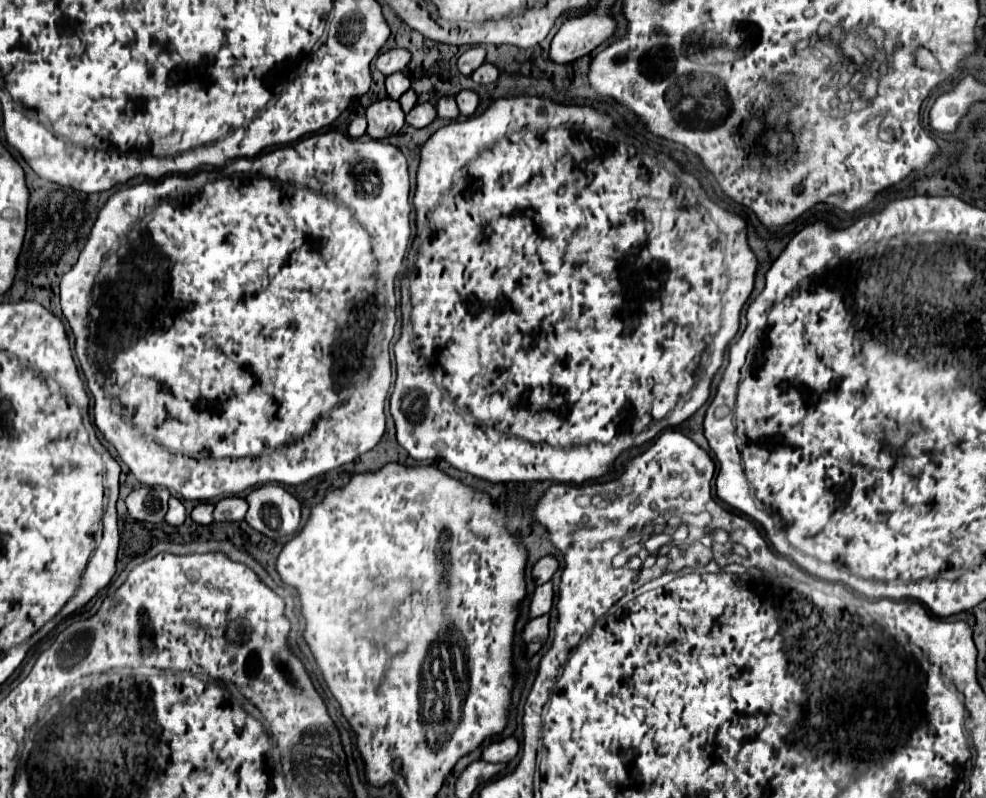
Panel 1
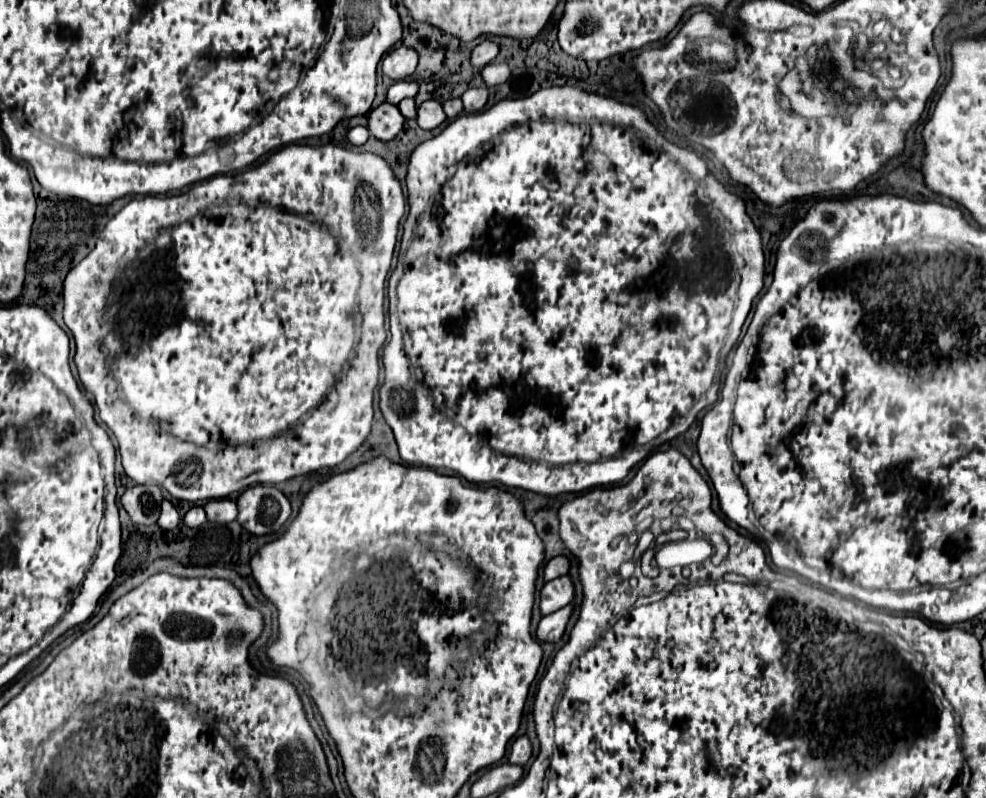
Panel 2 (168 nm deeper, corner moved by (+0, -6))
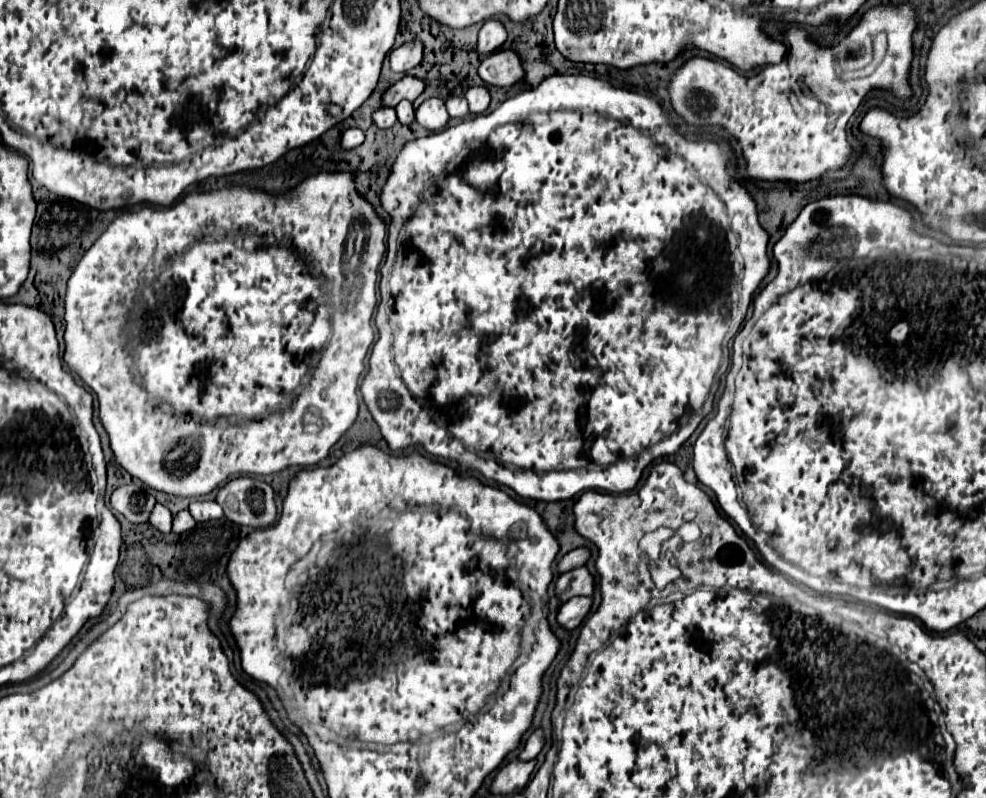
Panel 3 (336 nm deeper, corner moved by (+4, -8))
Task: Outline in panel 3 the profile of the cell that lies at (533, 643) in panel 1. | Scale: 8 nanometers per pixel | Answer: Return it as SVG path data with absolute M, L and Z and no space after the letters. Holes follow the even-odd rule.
M573 597L559 607L555 621L563 629L575 629L587 615L589 607L591 607L591 597Z

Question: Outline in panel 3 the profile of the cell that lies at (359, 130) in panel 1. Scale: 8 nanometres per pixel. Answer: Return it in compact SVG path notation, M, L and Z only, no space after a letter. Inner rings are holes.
M347 129L341 135L341 147L353 149L359 147L365 141L365 133L361 129Z

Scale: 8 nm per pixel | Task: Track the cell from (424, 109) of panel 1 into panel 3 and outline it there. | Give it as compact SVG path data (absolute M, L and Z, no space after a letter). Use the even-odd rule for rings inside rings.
M427 99L425 103L419 105L415 119L421 127L425 127L429 131L441 131L449 121L449 115L445 111L445 101L443 99Z

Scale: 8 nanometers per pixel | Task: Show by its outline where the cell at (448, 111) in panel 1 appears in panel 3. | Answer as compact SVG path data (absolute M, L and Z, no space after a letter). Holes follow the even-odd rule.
M451 97L451 99L447 99L447 113L451 117L465 117L465 115L469 115L465 97Z

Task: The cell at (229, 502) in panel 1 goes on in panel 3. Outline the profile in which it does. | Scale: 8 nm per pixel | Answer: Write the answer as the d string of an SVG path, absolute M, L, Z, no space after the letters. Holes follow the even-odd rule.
M193 501L189 505L189 513L195 521L209 521L209 519L221 519L223 509L217 501Z

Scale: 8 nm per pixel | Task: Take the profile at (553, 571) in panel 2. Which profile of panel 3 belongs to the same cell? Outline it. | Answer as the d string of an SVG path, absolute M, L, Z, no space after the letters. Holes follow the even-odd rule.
M583 547L581 549L573 549L573 551L569 551L567 555L561 557L561 561L557 563L557 569L559 569L559 573L565 573L565 571L571 571L575 567L581 567L581 565L585 565L587 557L589 557L587 549L583 549Z

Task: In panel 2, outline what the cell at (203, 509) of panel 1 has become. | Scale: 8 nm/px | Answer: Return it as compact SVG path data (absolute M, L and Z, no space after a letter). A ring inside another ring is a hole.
M191 507L191 509L185 513L185 517L183 517L183 523L185 523L187 527L199 527L199 525L203 525L205 521L207 521L207 517L205 517L203 507Z

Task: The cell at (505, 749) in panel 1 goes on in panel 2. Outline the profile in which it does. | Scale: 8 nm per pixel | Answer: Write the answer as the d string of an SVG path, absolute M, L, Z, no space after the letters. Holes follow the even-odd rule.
M527 735L523 737L517 737L515 743L513 743L513 751L509 753L509 763L515 763L515 765L525 765L529 761L533 753L533 745L529 741Z

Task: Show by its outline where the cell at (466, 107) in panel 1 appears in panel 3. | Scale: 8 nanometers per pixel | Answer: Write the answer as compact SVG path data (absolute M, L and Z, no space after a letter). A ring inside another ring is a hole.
M471 87L465 93L465 99L469 103L471 113L483 113L489 107L489 101L491 101L487 87Z

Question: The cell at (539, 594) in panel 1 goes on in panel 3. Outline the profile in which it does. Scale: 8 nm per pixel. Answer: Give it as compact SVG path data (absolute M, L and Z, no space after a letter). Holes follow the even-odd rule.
M585 567L563 573L555 583L555 593L561 603L577 595L593 595L593 577Z

